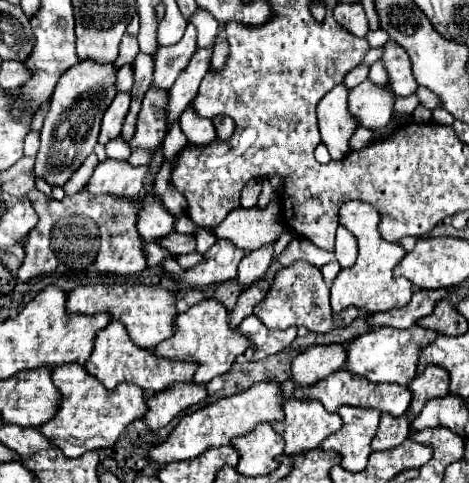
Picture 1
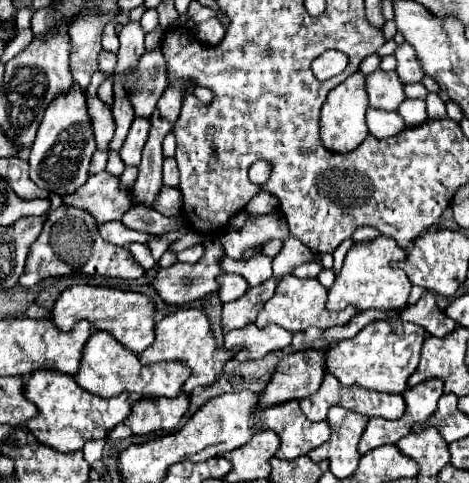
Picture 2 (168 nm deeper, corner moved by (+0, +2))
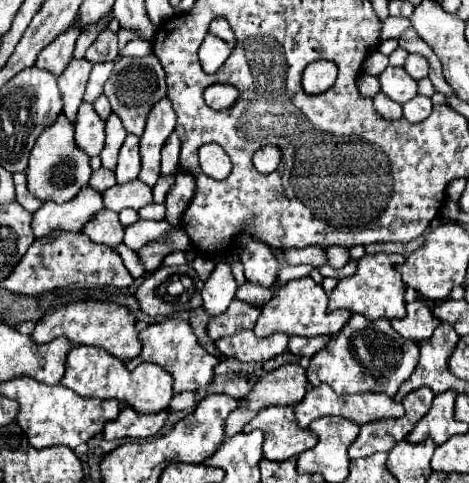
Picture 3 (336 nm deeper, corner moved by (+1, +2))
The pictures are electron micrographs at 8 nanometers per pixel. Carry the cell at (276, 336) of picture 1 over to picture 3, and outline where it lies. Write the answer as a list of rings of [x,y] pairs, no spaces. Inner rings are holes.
[[[242,330],[234,336],[220,338],[216,342],[224,356],[232,356],[240,362],[262,362],[288,348],[288,336],[284,332],[274,332],[266,338],[254,336],[252,330]]]

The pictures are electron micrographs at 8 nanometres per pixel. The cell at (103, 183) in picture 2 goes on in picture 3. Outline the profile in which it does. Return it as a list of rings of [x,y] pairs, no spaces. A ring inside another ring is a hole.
[[[86,186],[74,196],[74,200],[66,204],[54,204],[44,202],[38,212],[34,212],[32,230],[36,238],[42,238],[50,234],[52,230],[82,230],[84,224],[88,224],[104,206],[102,192],[94,190],[92,186]]]

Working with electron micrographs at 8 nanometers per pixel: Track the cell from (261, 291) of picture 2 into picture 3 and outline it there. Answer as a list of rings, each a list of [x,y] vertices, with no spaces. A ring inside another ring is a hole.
[[[234,300],[230,308],[222,316],[214,316],[208,324],[208,336],[212,340],[220,340],[224,336],[232,336],[240,330],[252,330],[262,306],[260,304],[248,304],[242,300]]]

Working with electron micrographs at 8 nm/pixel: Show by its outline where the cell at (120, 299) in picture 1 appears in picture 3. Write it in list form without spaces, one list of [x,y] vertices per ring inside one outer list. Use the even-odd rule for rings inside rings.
[[[78,300],[64,306],[58,306],[50,320],[38,320],[32,338],[38,344],[50,342],[58,336],[66,336],[72,340],[72,344],[92,344],[108,350],[112,356],[122,360],[132,360],[142,352],[142,342],[138,338],[136,330],[136,318],[128,310],[128,306],[116,304],[116,302],[100,302],[100,300]]]

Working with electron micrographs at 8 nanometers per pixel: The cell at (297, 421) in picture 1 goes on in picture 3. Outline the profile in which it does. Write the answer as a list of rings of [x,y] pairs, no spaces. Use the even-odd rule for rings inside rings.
[[[268,406],[268,408],[262,408],[258,412],[258,416],[254,420],[250,420],[246,426],[244,426],[244,432],[252,432],[252,430],[262,430],[266,440],[264,440],[264,458],[266,460],[288,460],[290,456],[298,456],[300,452],[304,450],[310,450],[316,446],[318,442],[318,436],[312,432],[312,430],[302,430],[296,422],[296,416],[294,416],[294,408],[292,406]]]

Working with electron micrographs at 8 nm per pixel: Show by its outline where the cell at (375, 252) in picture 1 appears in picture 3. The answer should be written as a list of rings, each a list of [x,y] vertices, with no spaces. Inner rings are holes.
[[[366,254],[364,258],[356,260],[356,272],[354,276],[342,278],[338,286],[330,294],[328,312],[344,308],[350,312],[364,314],[370,320],[376,318],[402,318],[406,316],[406,302],[404,302],[404,280],[400,272],[396,270],[396,264],[402,262],[400,254]]]

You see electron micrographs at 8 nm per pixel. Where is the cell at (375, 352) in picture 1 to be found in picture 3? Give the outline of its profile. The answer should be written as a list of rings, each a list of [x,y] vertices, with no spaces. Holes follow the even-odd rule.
[[[352,314],[348,324],[336,334],[336,340],[316,352],[306,370],[308,382],[318,386],[326,382],[338,394],[358,394],[358,392],[384,392],[394,396],[404,380],[410,378],[420,360],[418,342],[404,340],[390,324],[388,318],[368,320],[362,314]]]

